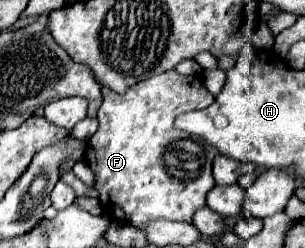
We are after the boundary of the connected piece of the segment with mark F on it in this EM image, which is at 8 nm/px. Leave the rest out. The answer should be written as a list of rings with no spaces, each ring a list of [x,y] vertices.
[[[172,69],[164,75],[156,75],[152,79],[136,83],[124,95],[102,87],[102,97],[104,99],[98,109],[100,125],[94,137],[88,141],[84,161],[96,173],[96,189],[104,213],[108,213],[114,221],[128,223],[138,229],[144,229],[156,219],[192,221],[192,215],[200,207],[206,207],[206,193],[216,185],[216,181],[212,179],[212,161],[218,151],[212,145],[204,143],[204,139],[178,131],[174,127],[174,119],[180,113],[212,105],[214,95],[208,93],[198,75],[180,75]]]

